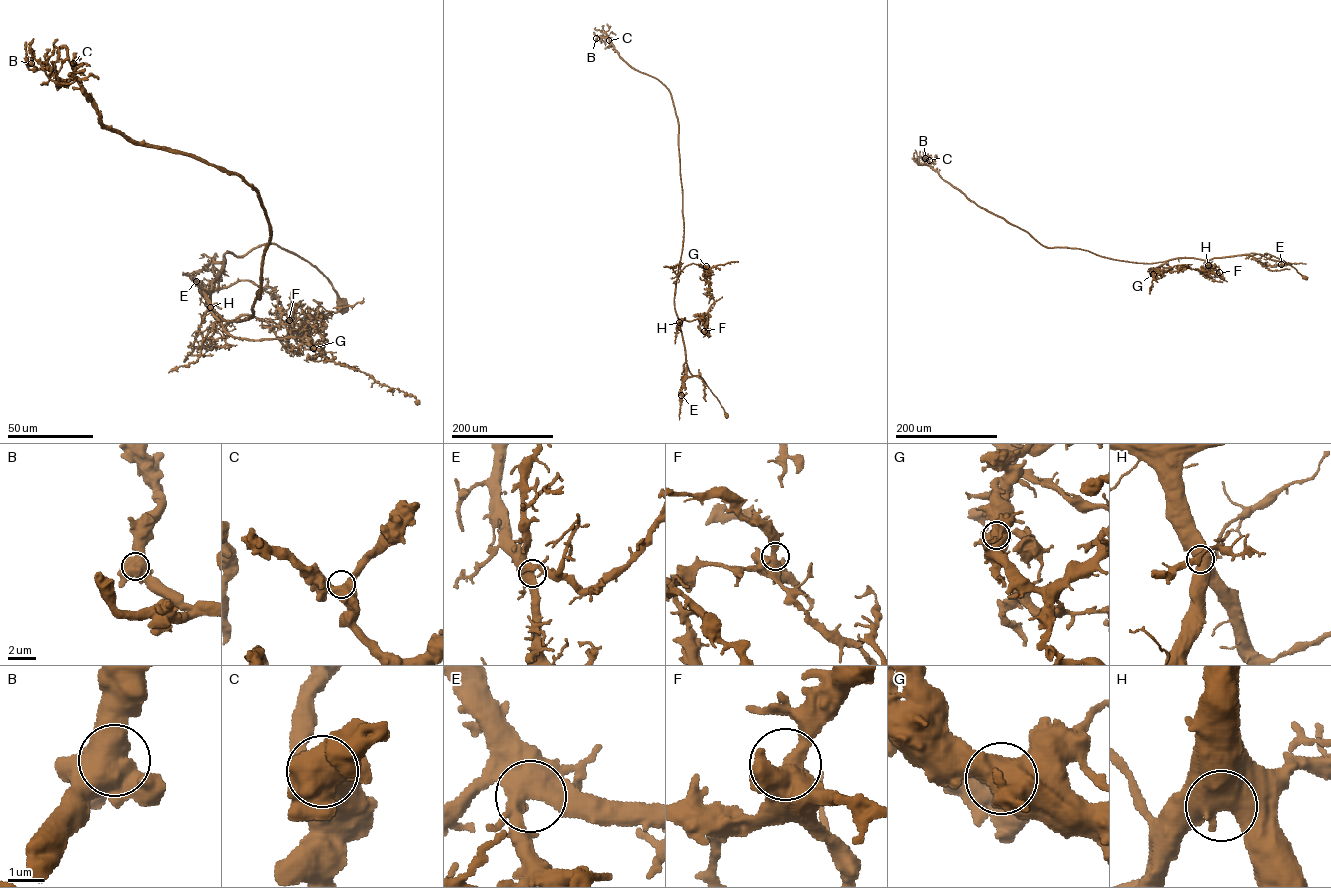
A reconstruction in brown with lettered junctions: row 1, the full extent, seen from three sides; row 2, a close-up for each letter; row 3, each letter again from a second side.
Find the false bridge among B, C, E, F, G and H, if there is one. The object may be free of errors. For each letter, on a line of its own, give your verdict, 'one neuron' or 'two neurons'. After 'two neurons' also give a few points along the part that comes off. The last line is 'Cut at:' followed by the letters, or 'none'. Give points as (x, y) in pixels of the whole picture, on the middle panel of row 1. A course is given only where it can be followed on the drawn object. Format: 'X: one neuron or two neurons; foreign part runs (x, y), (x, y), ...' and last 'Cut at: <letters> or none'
B: one neuron
C: one neuron
E: one neuron
F: one neuron
G: two neurons; foreign part runs (706, 266), (709, 267), (706, 277), (710, 298), (714, 301), (707, 314), (708, 335), (704, 334)
H: one neuron
Cut at: G

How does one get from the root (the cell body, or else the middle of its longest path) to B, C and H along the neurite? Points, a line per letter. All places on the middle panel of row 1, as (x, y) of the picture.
B: (726, 415), (689, 370), (675, 307), (683, 230), (671, 95), (631, 67), (608, 38), (596, 38)
C: (726, 415), (689, 370), (675, 307), (683, 230), (671, 95), (631, 67), (609, 40)
H: (726, 415), (704, 380), (689, 370), (679, 322)

